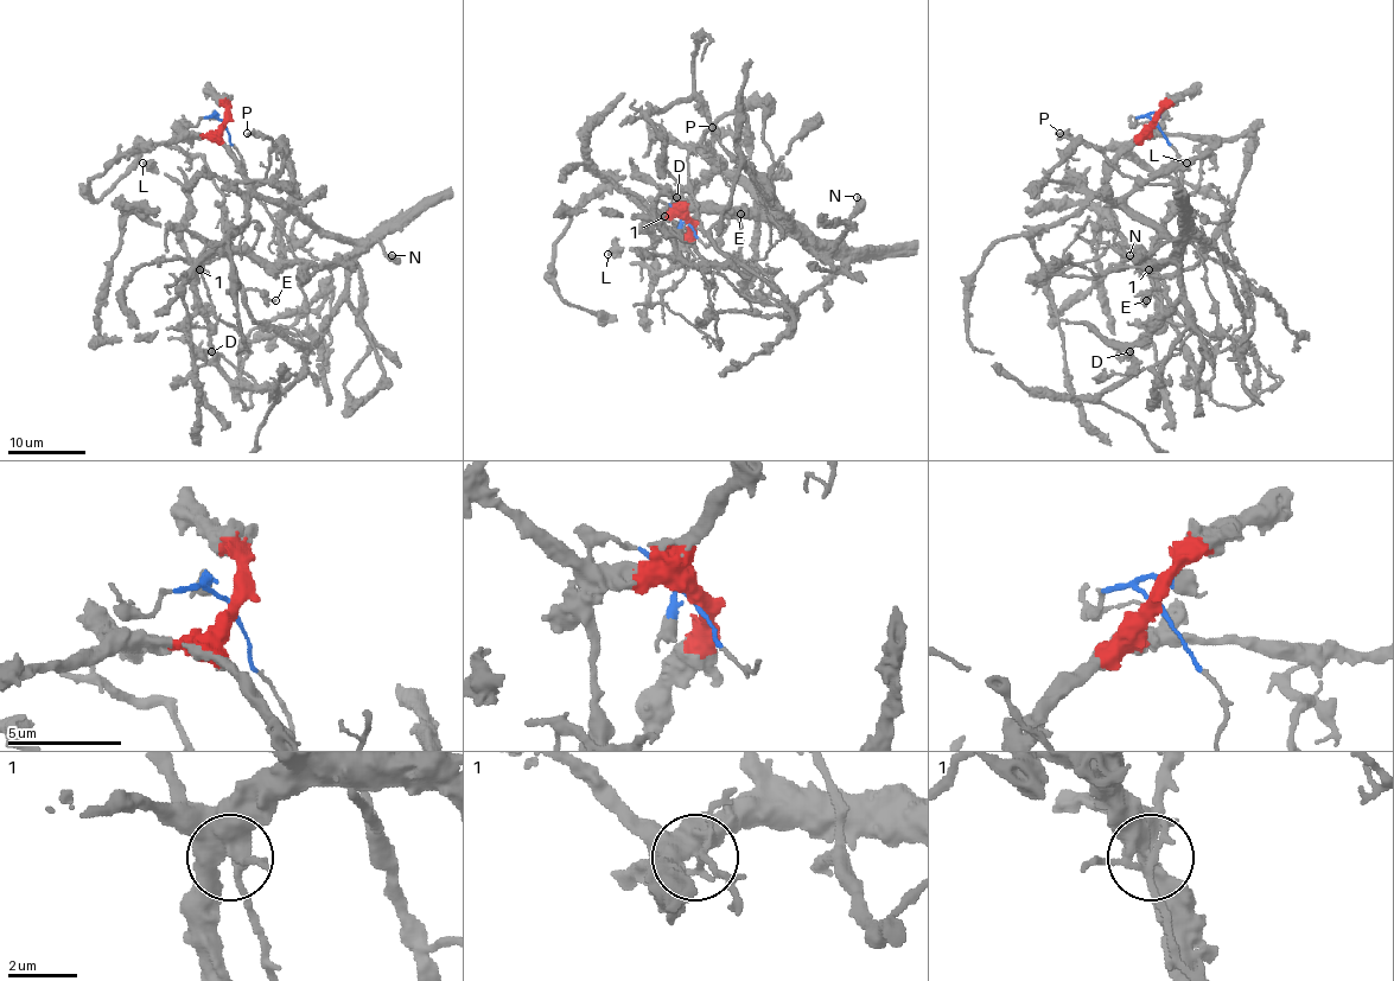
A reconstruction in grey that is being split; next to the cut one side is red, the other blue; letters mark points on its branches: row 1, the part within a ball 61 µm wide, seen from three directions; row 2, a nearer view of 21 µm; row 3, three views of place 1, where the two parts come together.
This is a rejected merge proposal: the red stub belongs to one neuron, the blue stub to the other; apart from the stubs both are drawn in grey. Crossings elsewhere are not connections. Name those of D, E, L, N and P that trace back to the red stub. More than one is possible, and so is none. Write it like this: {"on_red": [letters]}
{"on_red": ["D", "L", "N"]}

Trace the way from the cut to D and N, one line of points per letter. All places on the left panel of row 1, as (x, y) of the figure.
D: (223, 123), (255, 191), (354, 249), (326, 263), (214, 253), (186, 325), (212, 352)
N: (223, 123), (222, 145), (250, 188), (296, 210), (319, 234), (377, 240), (393, 255)

